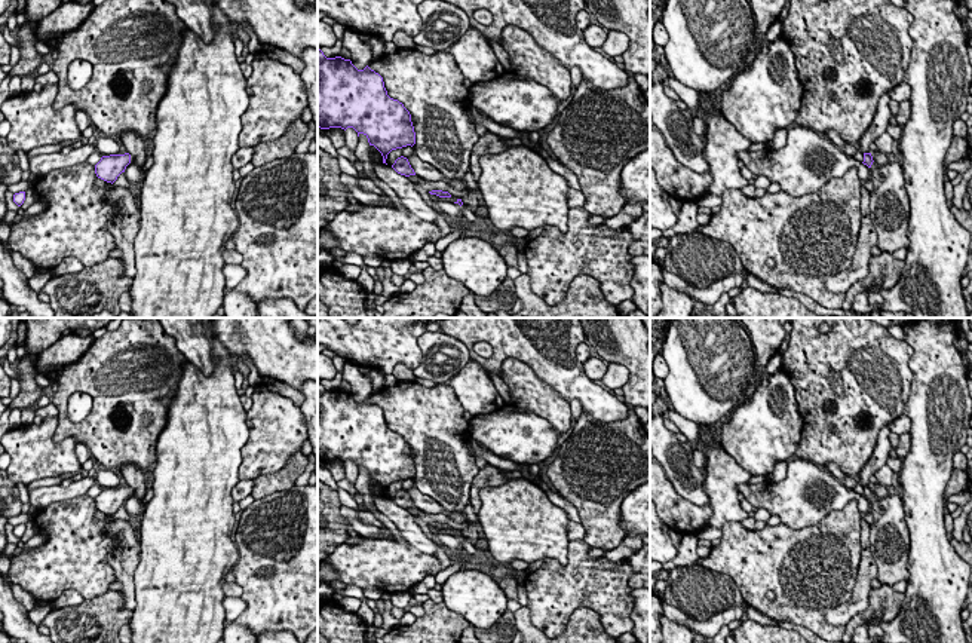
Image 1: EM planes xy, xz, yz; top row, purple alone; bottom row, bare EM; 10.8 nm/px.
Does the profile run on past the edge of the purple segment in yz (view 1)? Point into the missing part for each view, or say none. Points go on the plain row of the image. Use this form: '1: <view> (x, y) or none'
1: none

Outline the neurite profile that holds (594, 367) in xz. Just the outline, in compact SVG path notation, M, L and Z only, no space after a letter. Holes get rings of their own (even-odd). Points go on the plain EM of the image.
M589 356L583 362L583 370L591 380L601 380L607 371L607 365L601 358Z

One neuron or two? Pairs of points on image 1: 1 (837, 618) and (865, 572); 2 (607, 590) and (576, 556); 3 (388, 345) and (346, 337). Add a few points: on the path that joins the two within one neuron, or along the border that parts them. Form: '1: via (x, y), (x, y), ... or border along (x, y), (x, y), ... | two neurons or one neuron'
1: via (849, 608), (859, 597), (862, 584) | one neuron
2: via (598, 581), (582, 565) | one neuron
3: via (377, 342), (356, 342) | one neuron

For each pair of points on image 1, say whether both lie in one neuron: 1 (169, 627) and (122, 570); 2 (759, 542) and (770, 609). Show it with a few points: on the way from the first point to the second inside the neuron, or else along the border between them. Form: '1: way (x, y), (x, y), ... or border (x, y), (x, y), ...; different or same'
1: border (140, 551), (135, 570), (135, 608), (132, 612); different
2: way (757, 559), (757, 593); same

